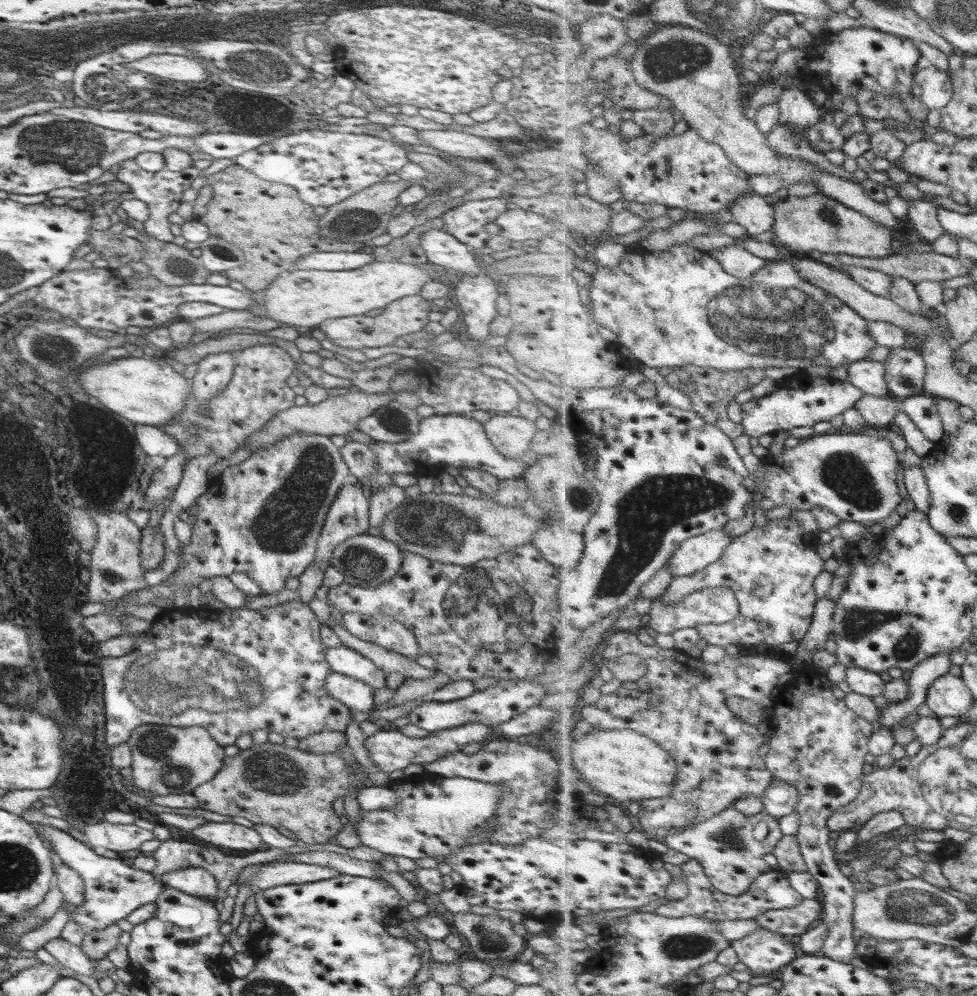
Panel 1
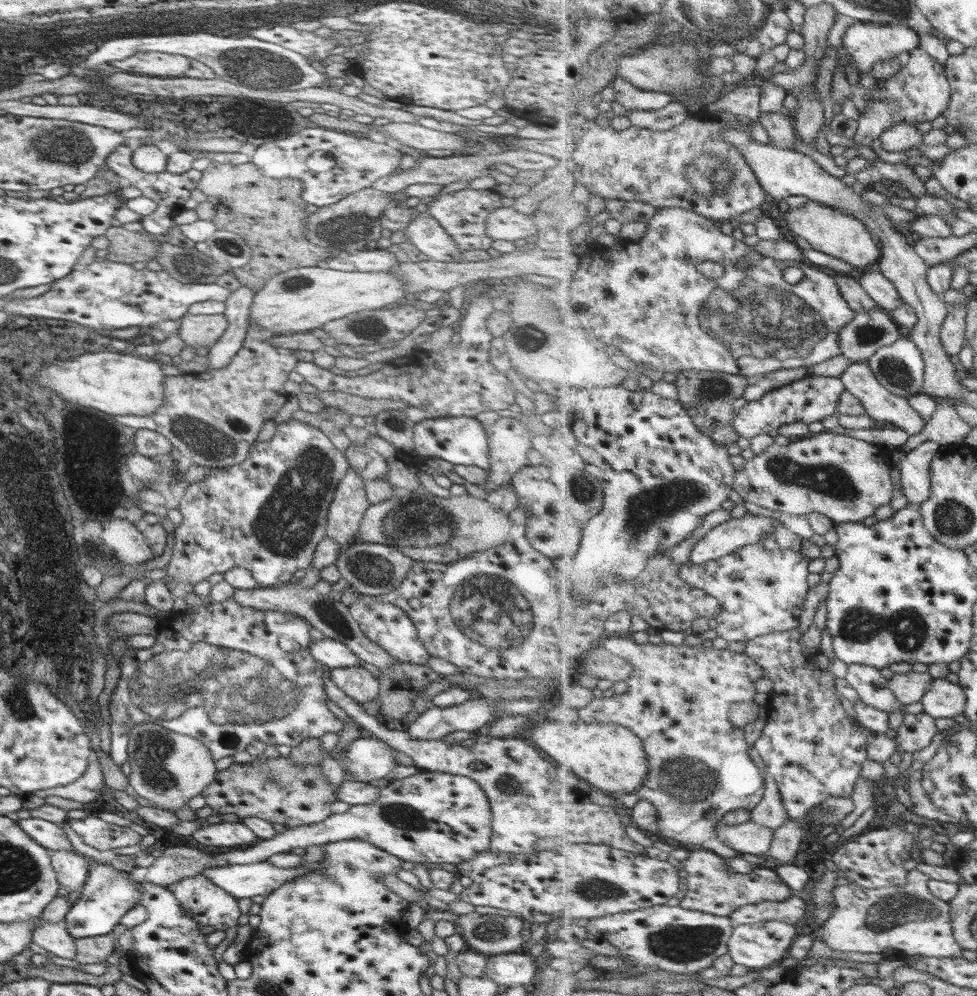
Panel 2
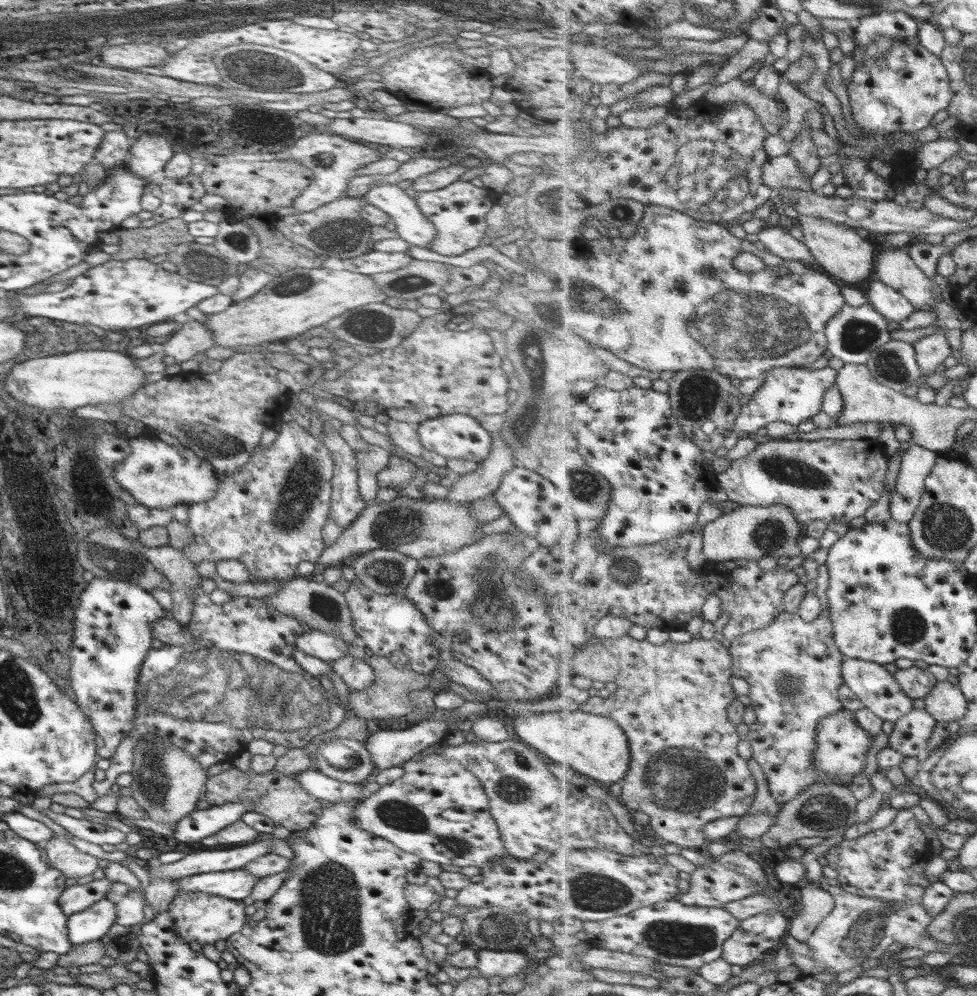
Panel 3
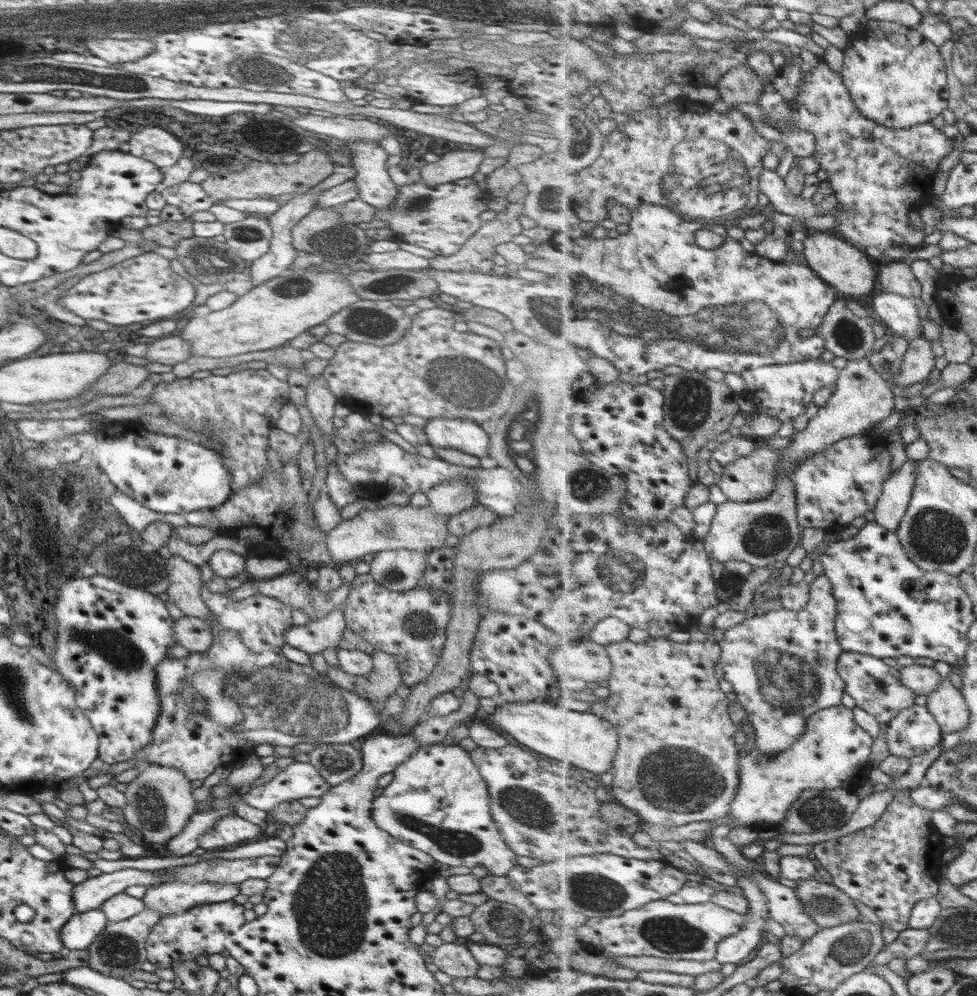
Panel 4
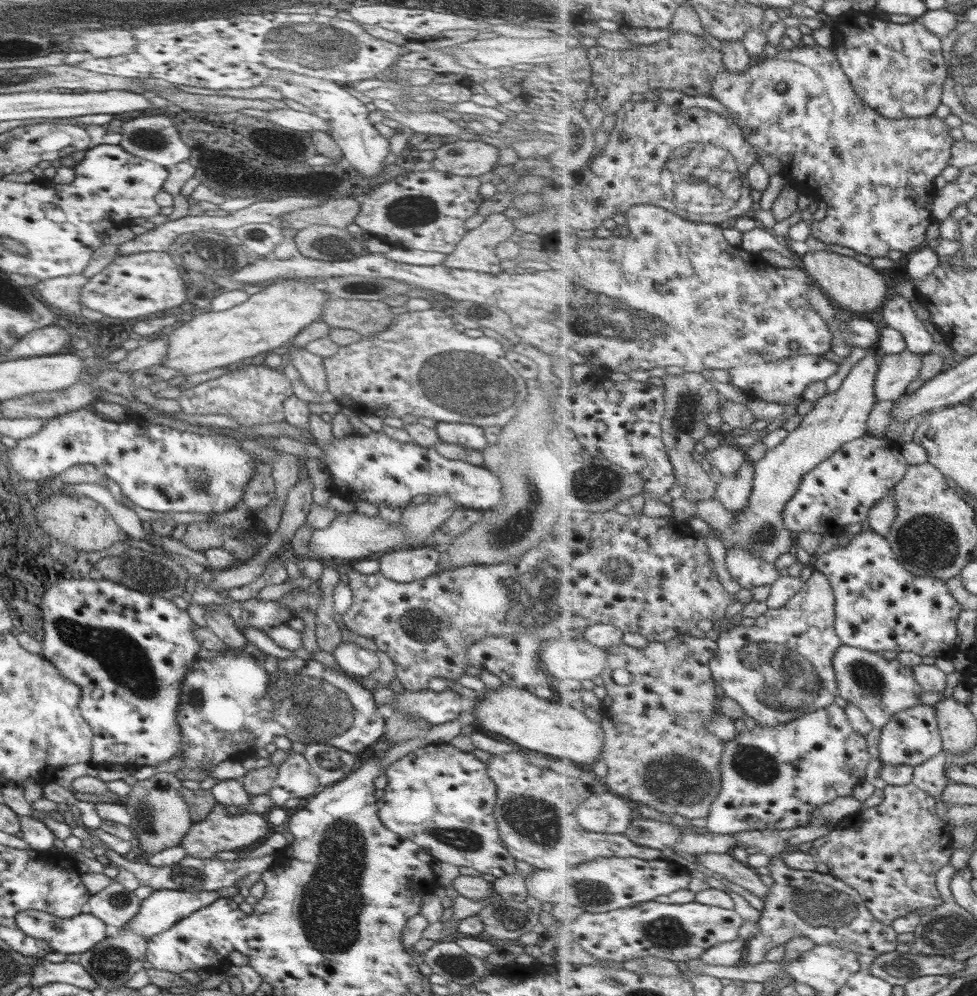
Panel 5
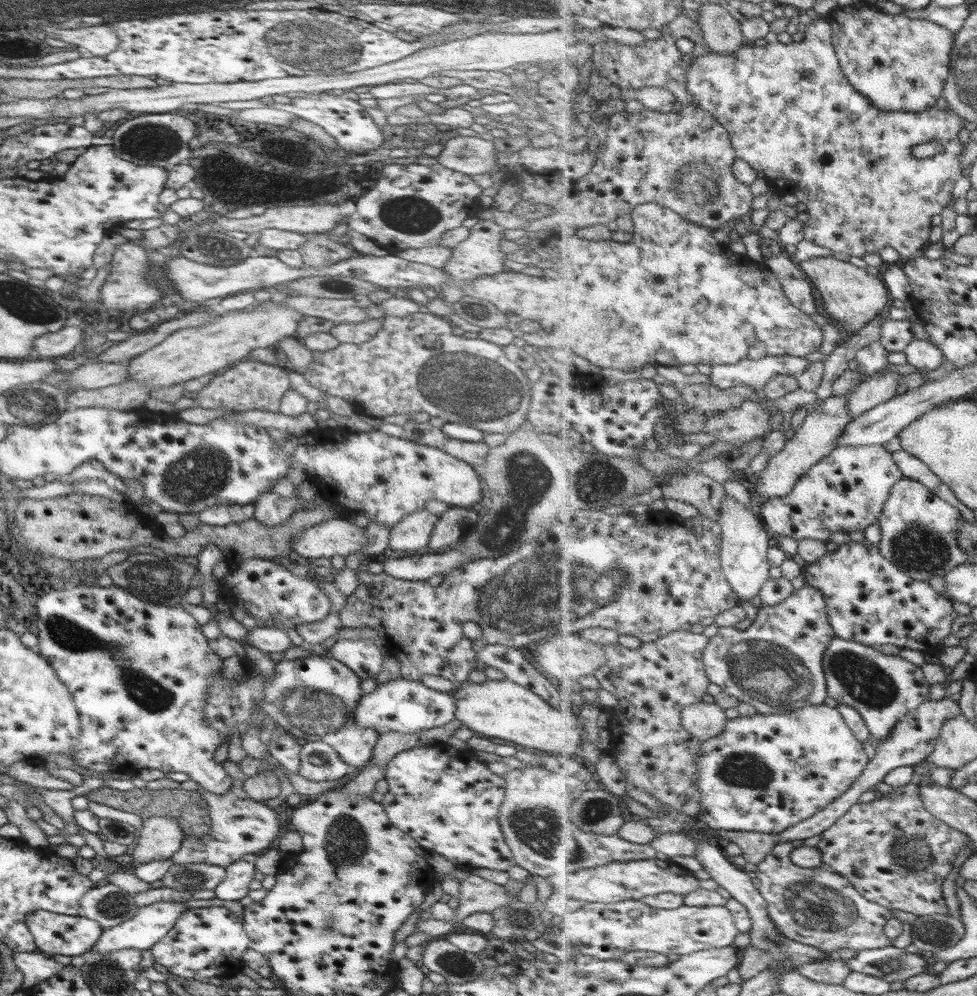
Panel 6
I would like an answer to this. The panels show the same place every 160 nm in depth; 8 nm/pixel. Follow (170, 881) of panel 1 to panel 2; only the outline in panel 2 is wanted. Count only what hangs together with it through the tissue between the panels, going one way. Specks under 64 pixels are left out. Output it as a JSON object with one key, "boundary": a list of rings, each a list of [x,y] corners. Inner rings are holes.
{"boundary":[[[201,873],[191,876],[191,878],[175,881],[173,884],[169,884],[168,889],[178,900],[179,906],[196,923],[211,926],[214,931],[223,931],[225,928],[231,928],[231,926],[237,927],[237,918],[241,916],[241,913],[237,908],[236,898],[227,894],[222,888],[215,886],[210,880],[205,880]]]}

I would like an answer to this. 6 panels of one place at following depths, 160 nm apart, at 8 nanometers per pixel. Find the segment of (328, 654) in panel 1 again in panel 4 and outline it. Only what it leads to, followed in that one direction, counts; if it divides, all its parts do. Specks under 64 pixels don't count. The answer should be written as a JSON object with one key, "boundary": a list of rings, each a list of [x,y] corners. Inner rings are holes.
{"boundary":[[[338,609],[304,626],[291,626],[283,633],[283,642],[307,655],[321,654],[325,649],[337,649],[344,629],[343,612]]]}

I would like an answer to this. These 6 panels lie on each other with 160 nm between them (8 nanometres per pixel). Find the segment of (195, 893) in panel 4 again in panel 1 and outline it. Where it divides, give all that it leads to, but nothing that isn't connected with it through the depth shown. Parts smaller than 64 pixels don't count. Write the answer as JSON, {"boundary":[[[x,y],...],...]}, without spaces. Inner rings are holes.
{"boundary":[[[267,862],[252,864],[241,869],[235,883],[247,885],[251,892],[281,885],[307,885],[307,882],[319,882],[340,876],[337,870],[317,864],[302,862]]]}

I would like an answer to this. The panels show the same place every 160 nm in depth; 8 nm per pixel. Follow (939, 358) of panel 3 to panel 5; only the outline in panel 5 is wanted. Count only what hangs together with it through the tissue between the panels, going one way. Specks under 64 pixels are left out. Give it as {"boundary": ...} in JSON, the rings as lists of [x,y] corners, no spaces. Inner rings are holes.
{"boundary":[[[909,349],[894,355],[880,355],[881,369],[875,382],[879,401],[899,400],[907,392],[909,384],[921,374],[923,355]]]}

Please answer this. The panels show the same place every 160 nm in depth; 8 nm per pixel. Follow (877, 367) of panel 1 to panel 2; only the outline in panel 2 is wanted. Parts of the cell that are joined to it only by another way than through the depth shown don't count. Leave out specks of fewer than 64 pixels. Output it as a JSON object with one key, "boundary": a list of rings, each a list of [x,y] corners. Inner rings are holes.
{"boundary":[[[853,363],[846,371],[840,376],[840,380],[845,384],[847,391],[853,393],[867,409],[867,416],[873,421],[881,420],[881,422],[890,422],[899,429],[903,429],[911,437],[921,434],[926,428],[926,420],[920,415],[921,410],[915,407],[914,401],[905,397],[897,396],[895,393],[890,392],[885,388],[873,372],[870,365],[865,363]]]}

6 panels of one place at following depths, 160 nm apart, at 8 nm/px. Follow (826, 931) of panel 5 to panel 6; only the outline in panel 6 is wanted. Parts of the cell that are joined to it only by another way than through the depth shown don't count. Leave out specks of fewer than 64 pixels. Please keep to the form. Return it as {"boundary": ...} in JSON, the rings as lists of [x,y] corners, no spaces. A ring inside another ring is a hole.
{"boundary":[[[780,842],[774,852],[758,864],[755,872],[756,878],[760,880],[758,889],[766,898],[769,916],[787,938],[813,945],[829,953],[841,948],[861,952],[871,948],[885,948],[891,944],[891,939],[885,932],[886,924],[890,922],[890,918],[893,918],[893,912],[890,912],[889,908],[859,894],[851,881],[839,873],[827,872],[823,868],[803,868],[794,864],[791,858],[793,850],[791,842]]]}

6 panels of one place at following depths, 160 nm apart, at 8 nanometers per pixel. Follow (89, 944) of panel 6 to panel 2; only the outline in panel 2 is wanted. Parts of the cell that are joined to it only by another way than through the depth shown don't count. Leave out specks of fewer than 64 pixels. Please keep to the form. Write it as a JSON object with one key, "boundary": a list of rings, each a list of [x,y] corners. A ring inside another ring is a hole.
{"boundary":[[[85,857],[87,861],[87,880],[82,886],[79,898],[67,909],[63,918],[66,932],[73,938],[89,938],[103,936],[112,932],[113,926],[130,908],[138,904],[140,886],[133,878],[125,875],[126,870],[103,865],[94,859]]]}

